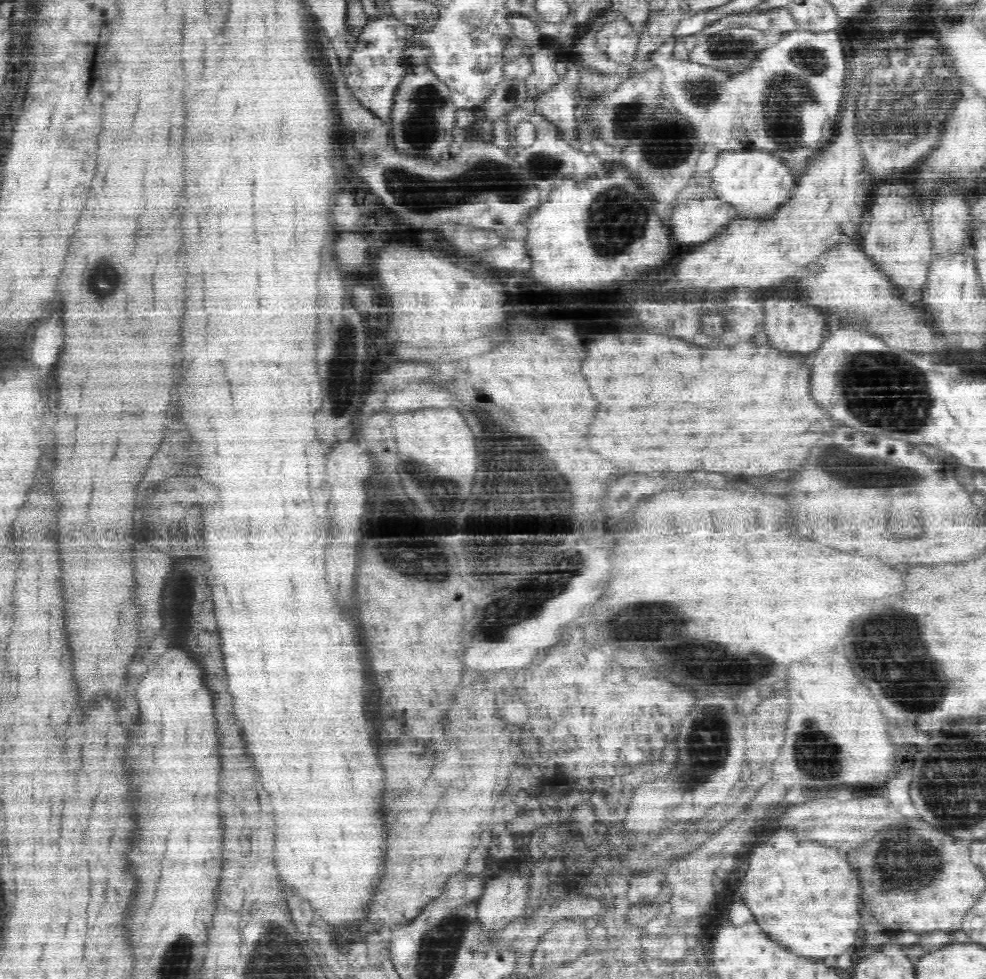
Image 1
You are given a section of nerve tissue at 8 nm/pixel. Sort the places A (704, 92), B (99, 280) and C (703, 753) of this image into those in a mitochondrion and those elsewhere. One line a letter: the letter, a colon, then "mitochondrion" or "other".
A: mitochondrion
B: mitochondrion
C: mitochondrion

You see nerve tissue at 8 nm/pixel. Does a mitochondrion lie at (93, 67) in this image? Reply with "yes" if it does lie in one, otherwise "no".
no

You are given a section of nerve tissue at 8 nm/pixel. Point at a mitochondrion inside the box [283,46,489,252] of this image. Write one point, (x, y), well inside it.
(420, 128)

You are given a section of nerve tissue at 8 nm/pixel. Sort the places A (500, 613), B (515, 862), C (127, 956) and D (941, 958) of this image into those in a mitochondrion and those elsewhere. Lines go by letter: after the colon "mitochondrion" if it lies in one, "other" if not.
A: mitochondrion
B: other
C: other
D: other

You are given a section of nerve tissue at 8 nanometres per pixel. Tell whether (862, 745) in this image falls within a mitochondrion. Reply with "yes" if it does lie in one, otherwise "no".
no

